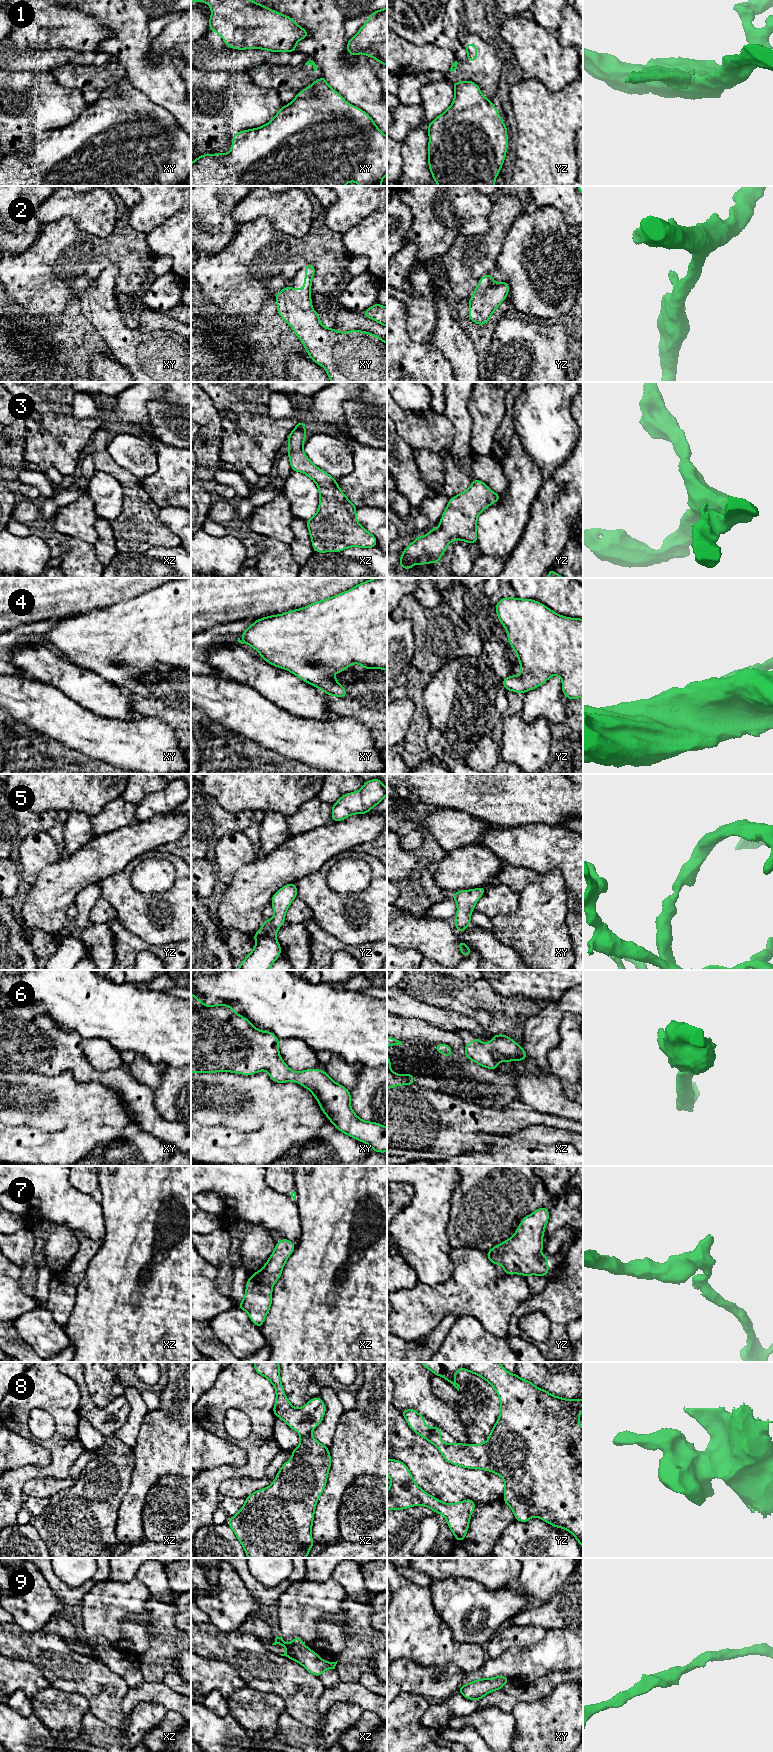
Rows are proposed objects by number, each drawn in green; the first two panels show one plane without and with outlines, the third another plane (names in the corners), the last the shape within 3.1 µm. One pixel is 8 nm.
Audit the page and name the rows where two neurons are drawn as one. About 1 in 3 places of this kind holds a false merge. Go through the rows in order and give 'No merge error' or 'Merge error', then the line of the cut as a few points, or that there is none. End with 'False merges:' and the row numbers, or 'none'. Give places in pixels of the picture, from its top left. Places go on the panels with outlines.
1: Merge error. Split along xy (316, 80), (313, 83)
2: No merge error. No split
3: No merge error. No split
4: No merge error. No split
5: No merge error. No split
6: No merge error. No split
7: No merge error. No split
8: No merge error. No split
9: No merge error. No split
False merges: 1

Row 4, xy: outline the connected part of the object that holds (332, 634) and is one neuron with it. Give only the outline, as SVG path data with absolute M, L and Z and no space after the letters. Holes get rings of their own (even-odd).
M387 578L367 580L302 609L258 619L241 636L244 641L238 638L239 643L253 647L271 665L288 670L328 695L348 696L328 670L342 673L354 663L364 669L387 670Z

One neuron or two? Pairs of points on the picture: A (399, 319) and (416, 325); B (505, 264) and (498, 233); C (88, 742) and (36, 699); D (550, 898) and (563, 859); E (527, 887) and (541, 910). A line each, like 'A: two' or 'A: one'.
A: two
B: two
C: one
D: two
E: one

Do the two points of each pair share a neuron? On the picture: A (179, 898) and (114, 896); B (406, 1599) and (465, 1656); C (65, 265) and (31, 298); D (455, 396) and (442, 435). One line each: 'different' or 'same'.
A: same
B: same
C: same
D: different

